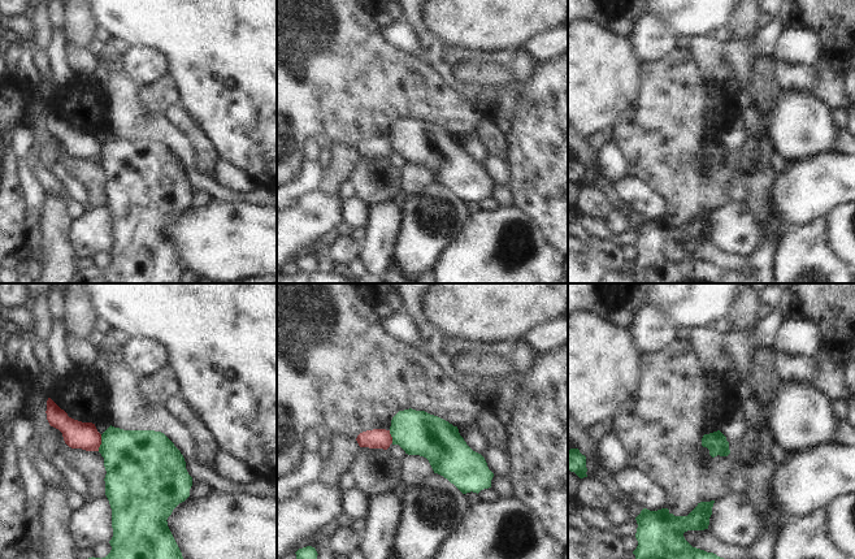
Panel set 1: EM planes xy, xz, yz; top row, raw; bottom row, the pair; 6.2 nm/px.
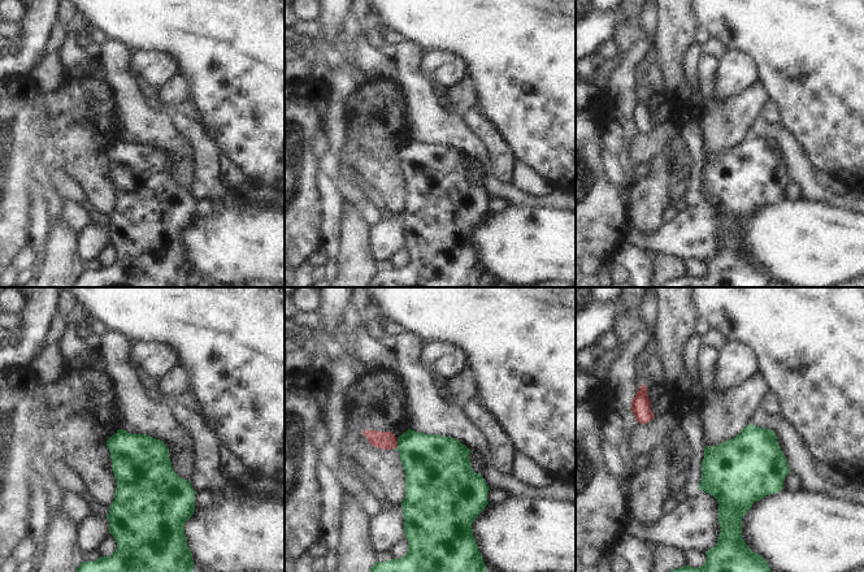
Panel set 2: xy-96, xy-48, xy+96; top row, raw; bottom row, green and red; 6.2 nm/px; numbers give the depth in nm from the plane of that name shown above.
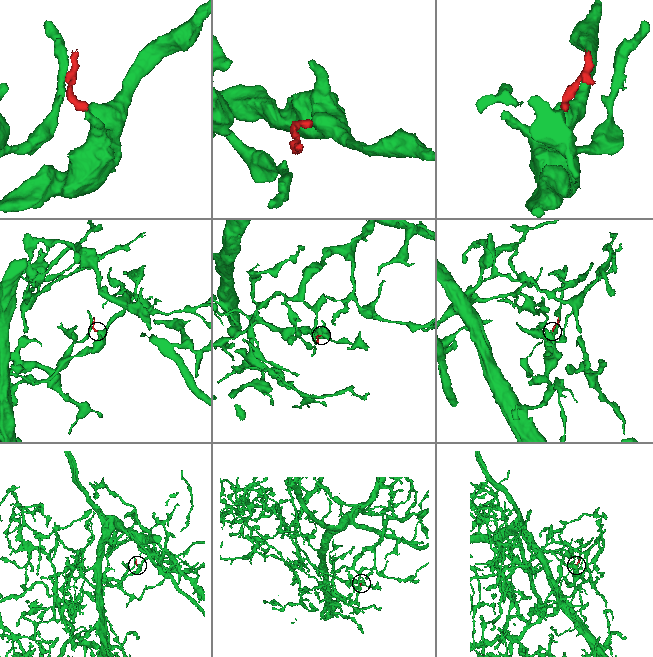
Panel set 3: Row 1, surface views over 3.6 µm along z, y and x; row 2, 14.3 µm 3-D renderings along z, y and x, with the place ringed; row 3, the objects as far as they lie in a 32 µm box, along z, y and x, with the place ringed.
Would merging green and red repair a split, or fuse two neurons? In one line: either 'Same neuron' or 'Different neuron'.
Different neuron.

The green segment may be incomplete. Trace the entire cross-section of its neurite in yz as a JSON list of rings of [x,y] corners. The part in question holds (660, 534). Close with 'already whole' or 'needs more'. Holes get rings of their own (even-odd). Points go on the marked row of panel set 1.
[[[700,502],[687,516],[674,516],[668,508],[643,508],[635,517],[635,559],[724,559],[693,547],[683,537],[687,530],[708,529],[713,503]]]; already whole

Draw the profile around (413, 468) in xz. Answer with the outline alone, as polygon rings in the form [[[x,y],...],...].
[[[405,455],[400,460],[400,484],[412,486],[434,473],[429,460],[420,455]]]

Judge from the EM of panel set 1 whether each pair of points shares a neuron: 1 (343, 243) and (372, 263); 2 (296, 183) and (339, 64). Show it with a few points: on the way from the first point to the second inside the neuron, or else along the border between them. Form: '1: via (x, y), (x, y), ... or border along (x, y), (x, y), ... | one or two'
1: border along (360, 243), (357, 256) | two
2: border along (304, 157), (299, 173), (290, 182) | two

